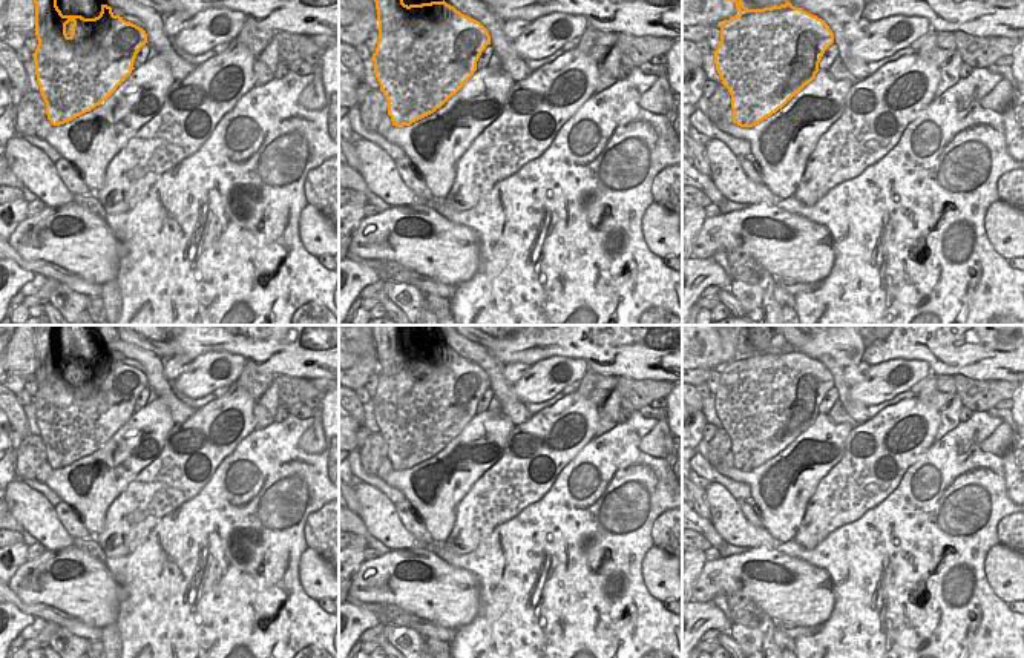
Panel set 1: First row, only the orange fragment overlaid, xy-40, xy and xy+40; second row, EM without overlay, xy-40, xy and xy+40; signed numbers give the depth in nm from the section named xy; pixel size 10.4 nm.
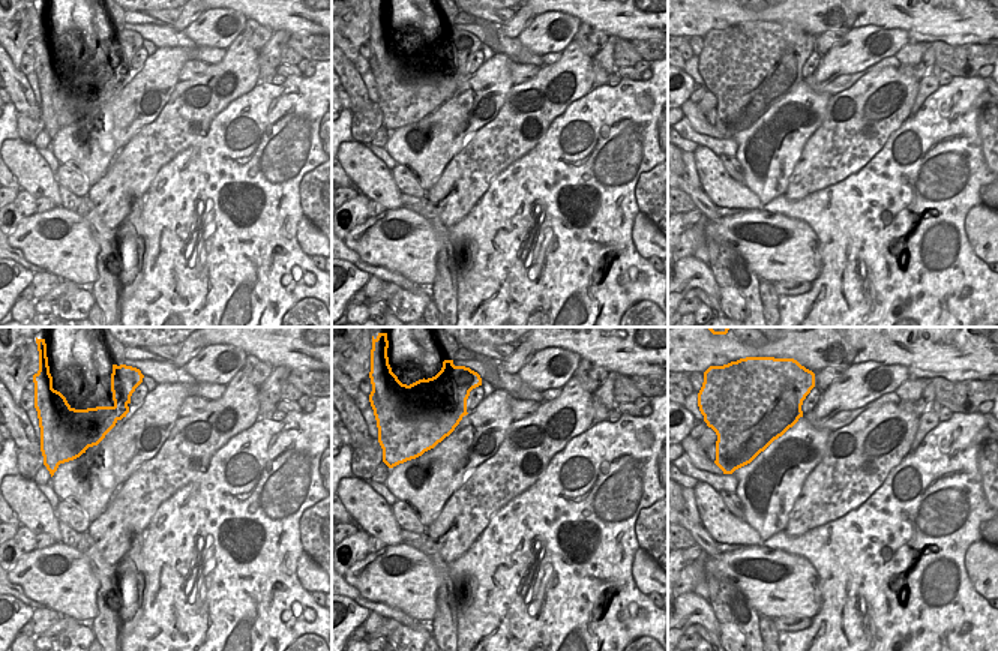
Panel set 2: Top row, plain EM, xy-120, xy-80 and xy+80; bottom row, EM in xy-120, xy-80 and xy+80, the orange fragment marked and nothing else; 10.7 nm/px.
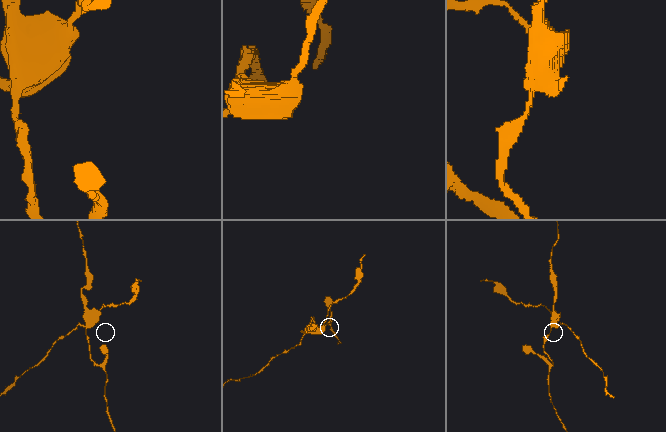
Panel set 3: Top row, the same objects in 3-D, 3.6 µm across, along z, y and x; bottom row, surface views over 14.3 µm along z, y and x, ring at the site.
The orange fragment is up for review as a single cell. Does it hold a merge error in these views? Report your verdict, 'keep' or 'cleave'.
cleave

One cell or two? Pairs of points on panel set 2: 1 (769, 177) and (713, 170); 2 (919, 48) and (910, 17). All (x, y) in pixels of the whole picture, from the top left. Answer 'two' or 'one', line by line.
1: two
2: two

